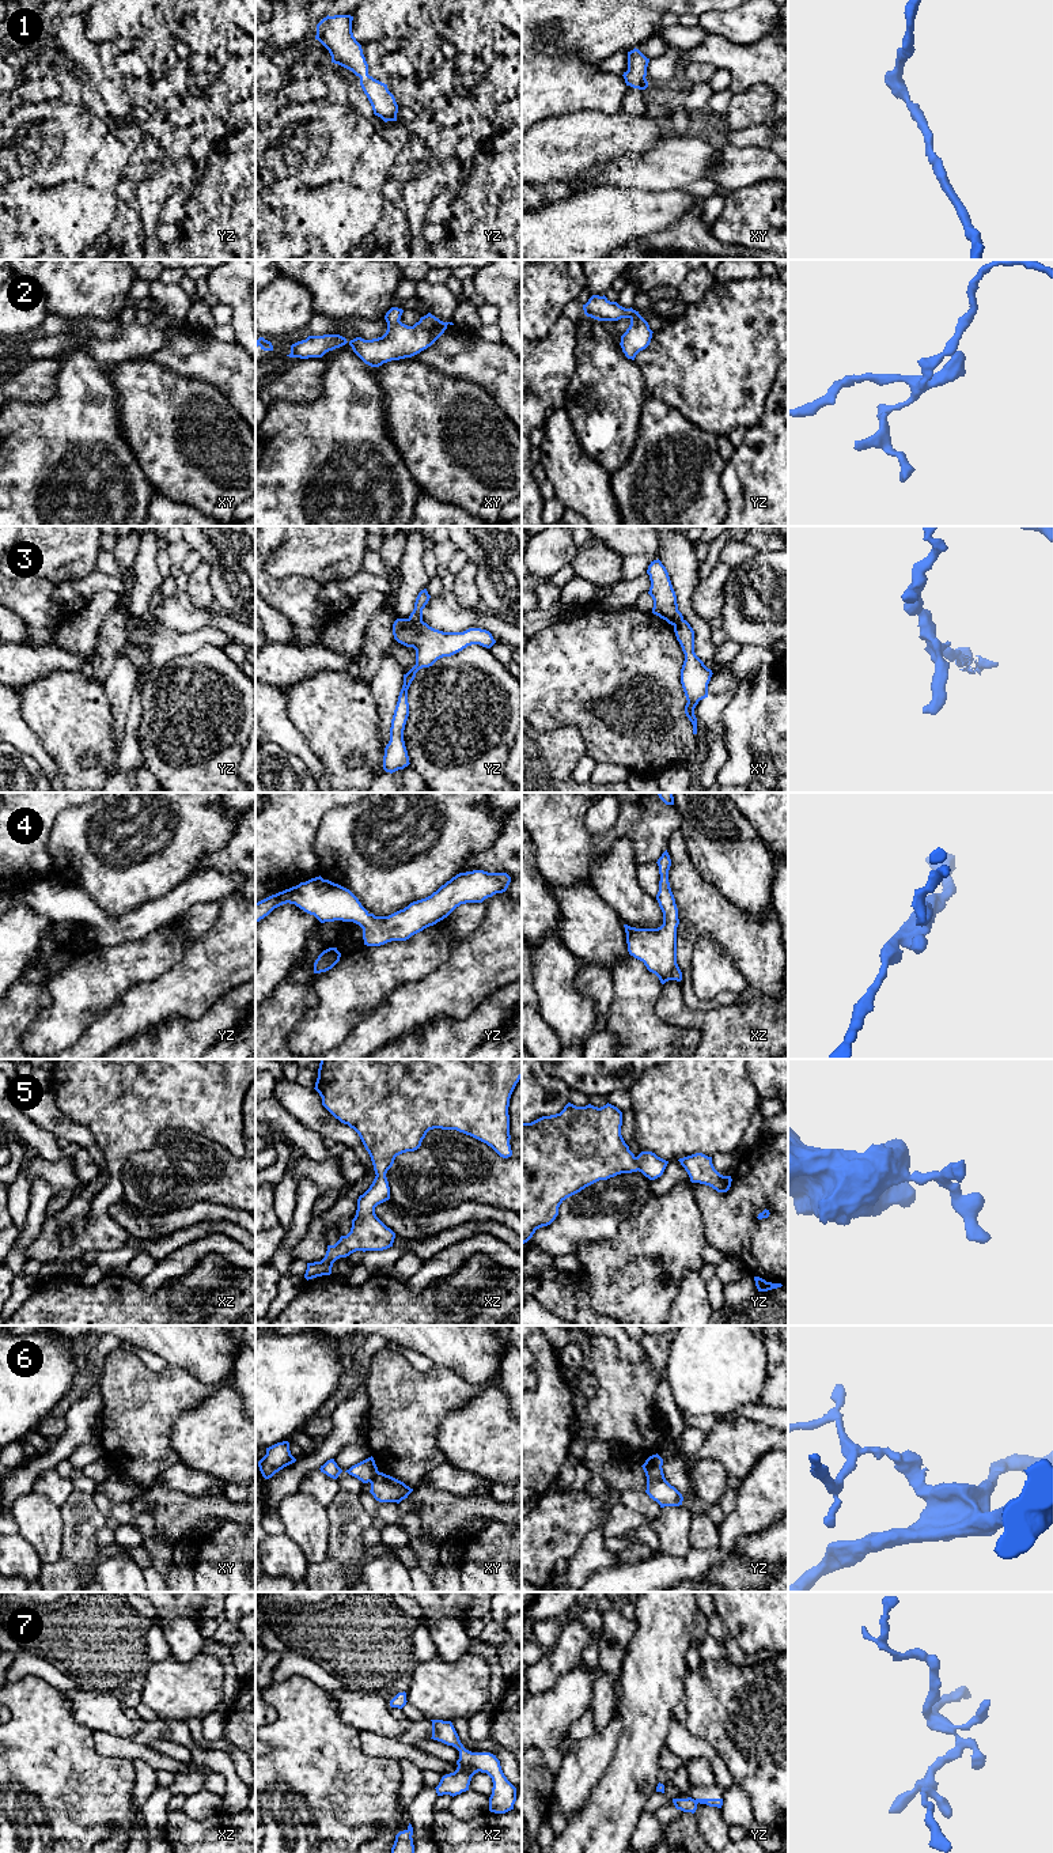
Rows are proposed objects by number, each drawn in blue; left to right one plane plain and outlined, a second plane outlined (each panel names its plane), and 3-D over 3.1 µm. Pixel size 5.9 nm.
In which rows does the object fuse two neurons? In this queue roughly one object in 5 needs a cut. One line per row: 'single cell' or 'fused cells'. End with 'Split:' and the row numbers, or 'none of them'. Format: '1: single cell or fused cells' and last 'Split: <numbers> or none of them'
1: single cell
2: single cell
3: fused cells
4: single cell
5: single cell
6: fused cells
7: fused cells
Split: 3, 6, 7

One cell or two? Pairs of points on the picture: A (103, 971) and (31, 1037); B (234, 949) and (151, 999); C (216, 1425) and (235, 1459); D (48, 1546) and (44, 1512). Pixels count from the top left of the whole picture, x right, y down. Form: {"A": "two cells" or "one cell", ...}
{"A": "one cell", "B": "one cell", "C": "one cell", "D": "one cell"}

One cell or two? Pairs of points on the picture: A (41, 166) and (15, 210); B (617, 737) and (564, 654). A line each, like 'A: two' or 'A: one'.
A: two
B: one

